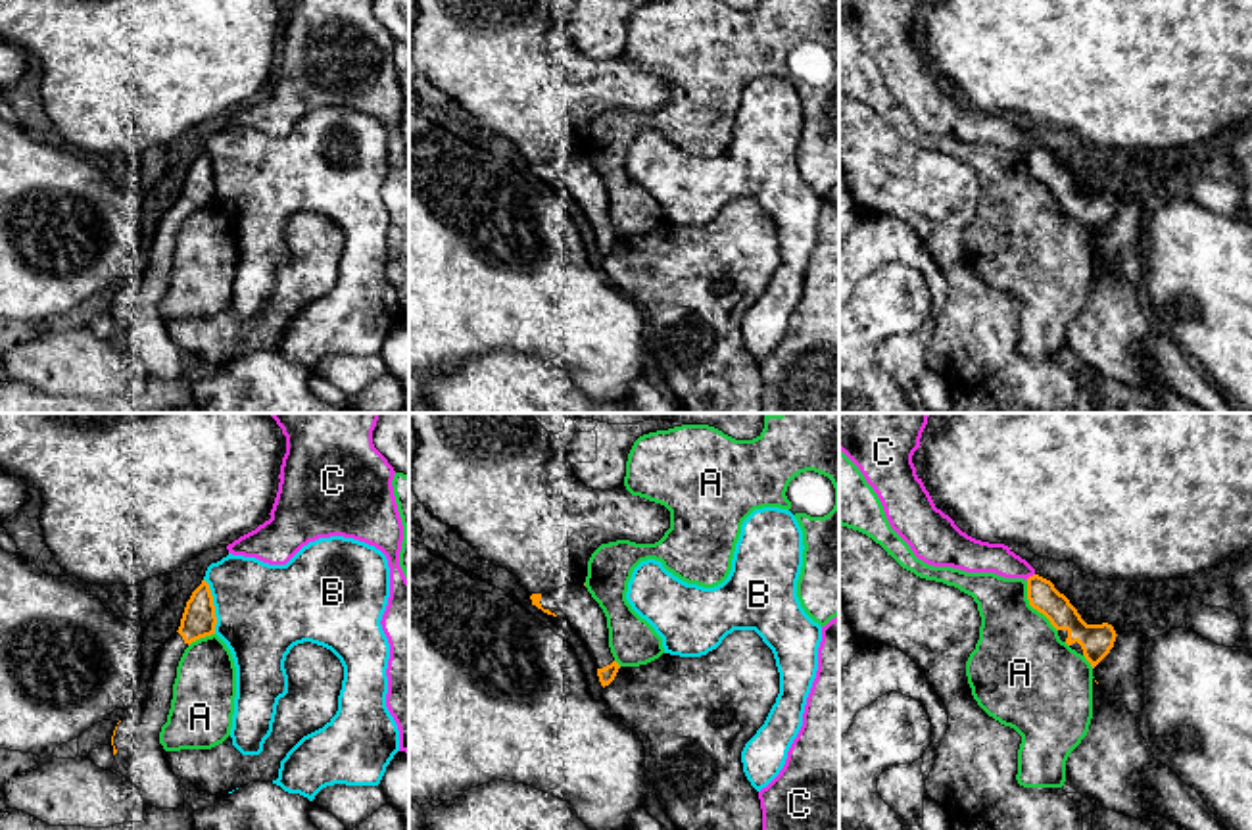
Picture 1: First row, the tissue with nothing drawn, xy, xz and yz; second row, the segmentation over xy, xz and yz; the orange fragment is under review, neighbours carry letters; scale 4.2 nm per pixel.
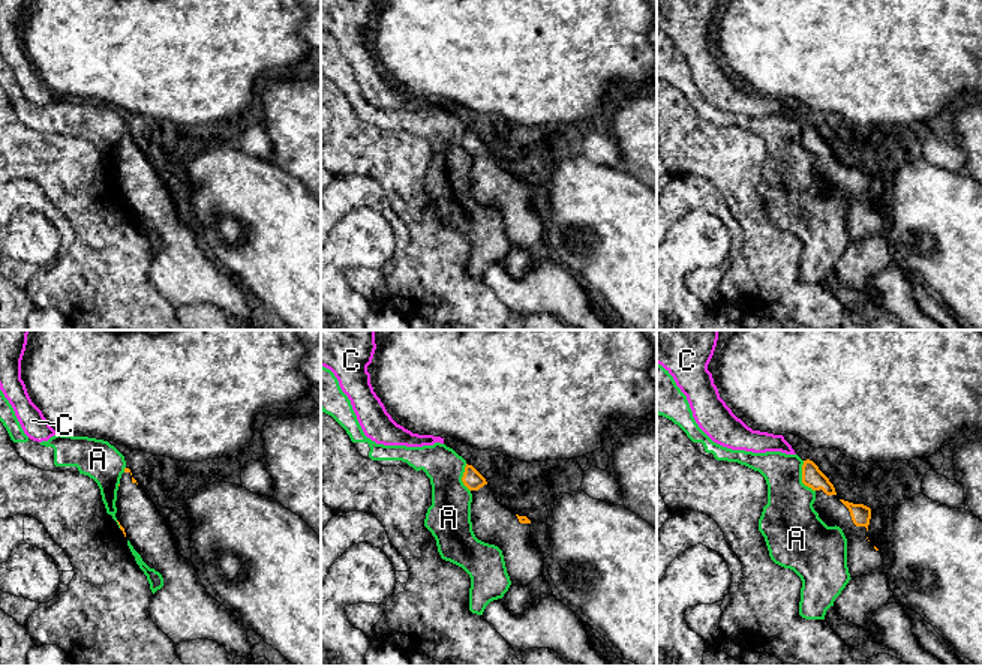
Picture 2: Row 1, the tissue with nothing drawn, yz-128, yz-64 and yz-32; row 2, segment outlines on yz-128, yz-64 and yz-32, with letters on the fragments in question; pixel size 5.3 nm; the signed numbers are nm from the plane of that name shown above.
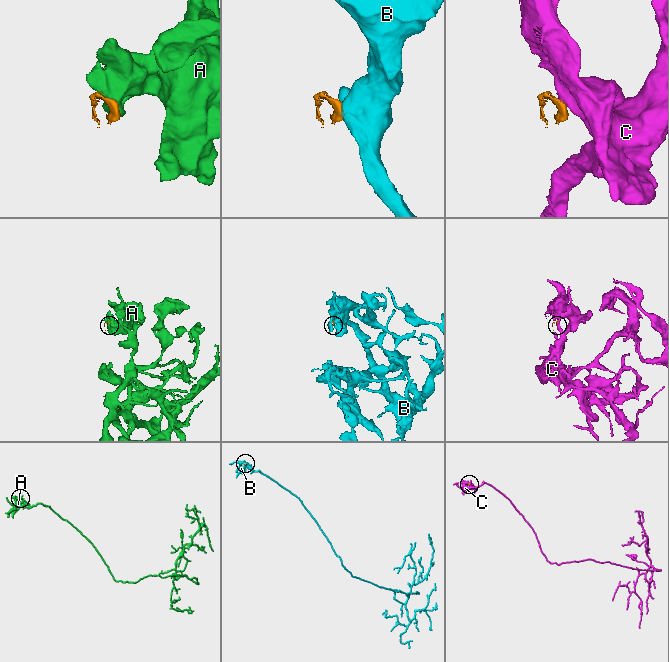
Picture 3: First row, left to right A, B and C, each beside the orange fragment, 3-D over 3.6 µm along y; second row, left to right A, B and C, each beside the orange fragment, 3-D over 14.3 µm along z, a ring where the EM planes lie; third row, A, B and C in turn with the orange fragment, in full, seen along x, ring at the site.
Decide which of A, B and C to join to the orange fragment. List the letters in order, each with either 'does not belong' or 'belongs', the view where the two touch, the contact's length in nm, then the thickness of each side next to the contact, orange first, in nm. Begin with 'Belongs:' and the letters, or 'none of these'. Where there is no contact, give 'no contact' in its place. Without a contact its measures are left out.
Belongs: none of these
A: does not belong | yz | 260 nm | 120/400 nm
B: does not belong | xy | 240 nm | 140/380 nm
C: does not belong | yz | 50 nm | 120/140 nm

